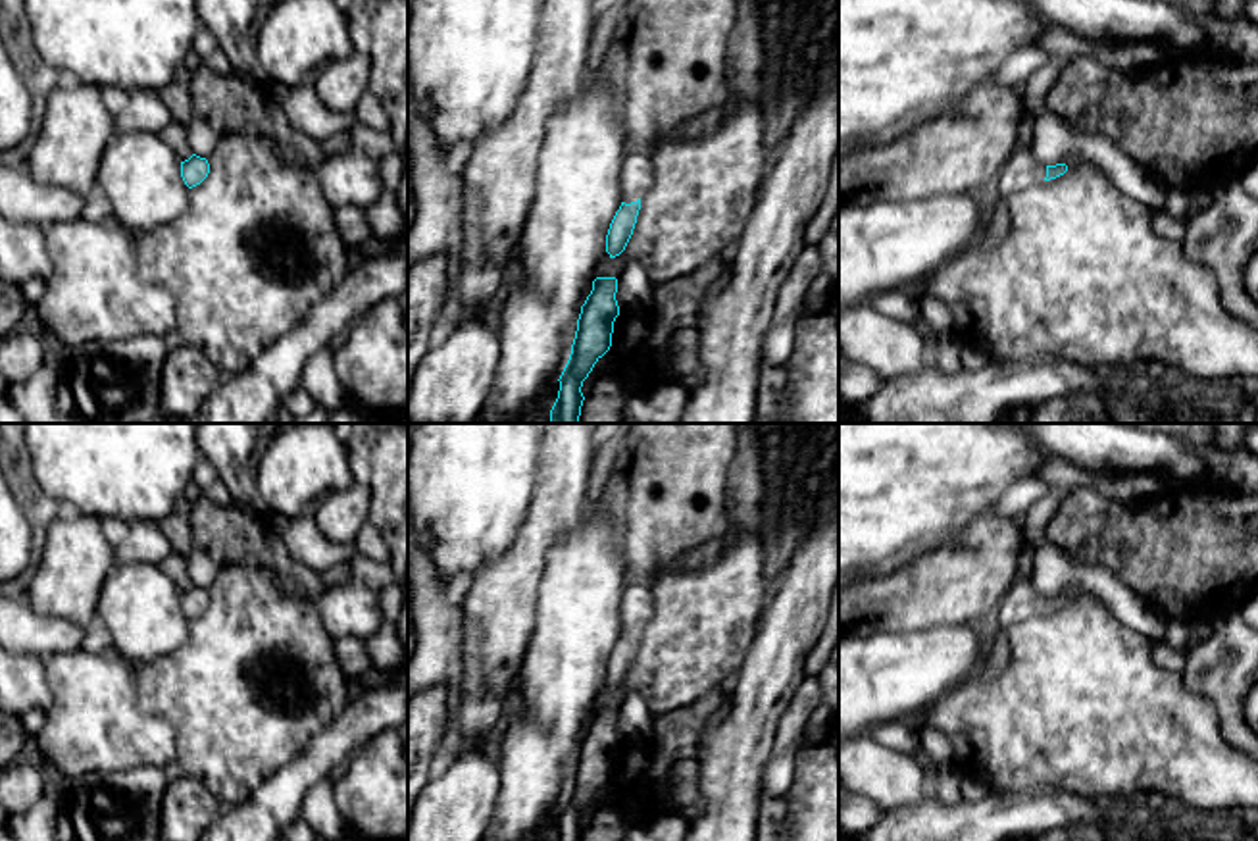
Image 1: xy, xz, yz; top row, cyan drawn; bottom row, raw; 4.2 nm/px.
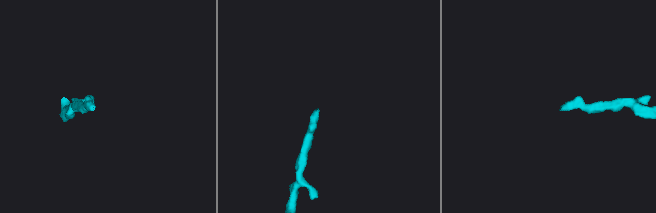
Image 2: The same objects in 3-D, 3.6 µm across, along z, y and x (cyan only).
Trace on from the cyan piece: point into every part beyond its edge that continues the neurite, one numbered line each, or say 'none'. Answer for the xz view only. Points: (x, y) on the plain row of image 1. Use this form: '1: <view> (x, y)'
1: xz (637, 607)

